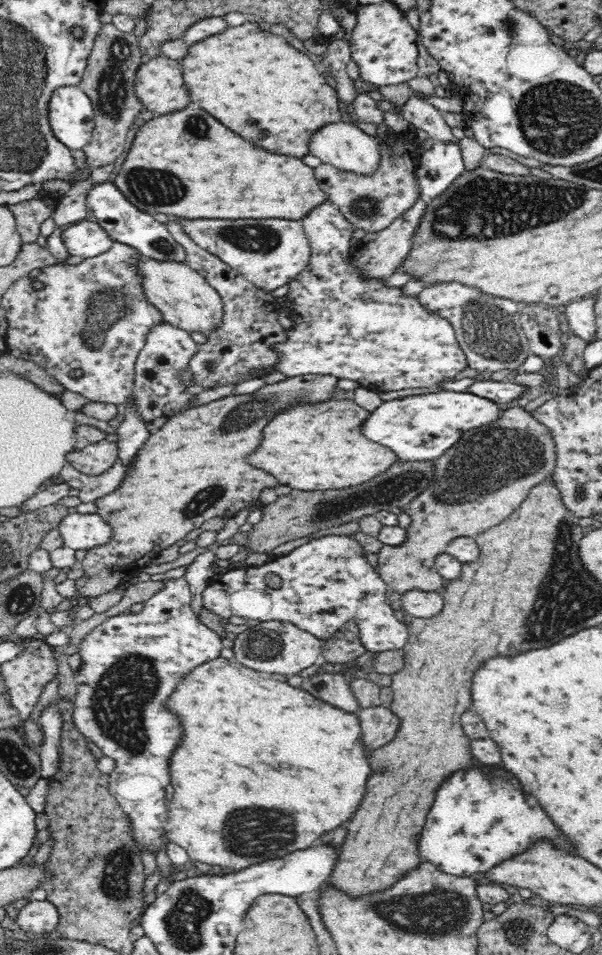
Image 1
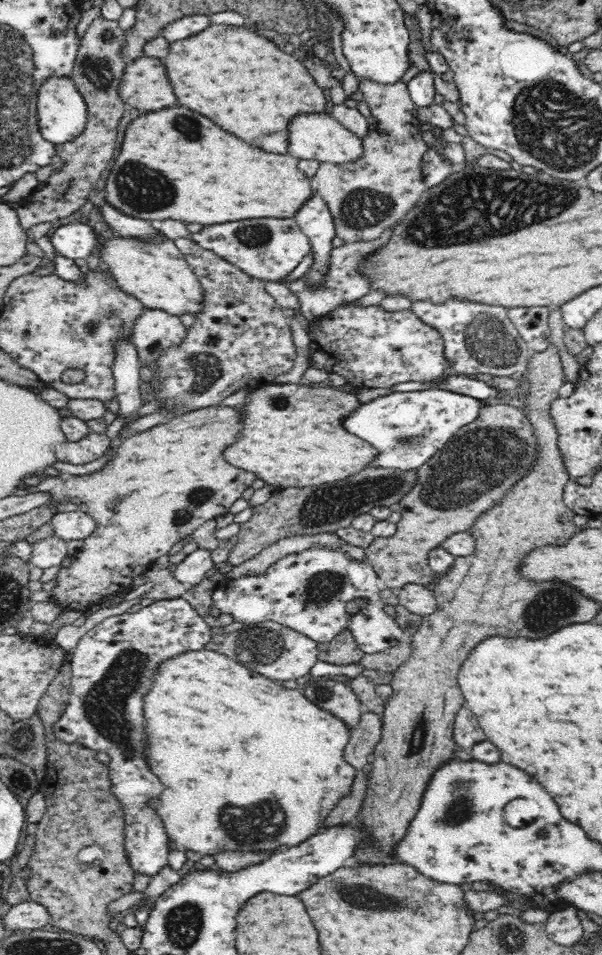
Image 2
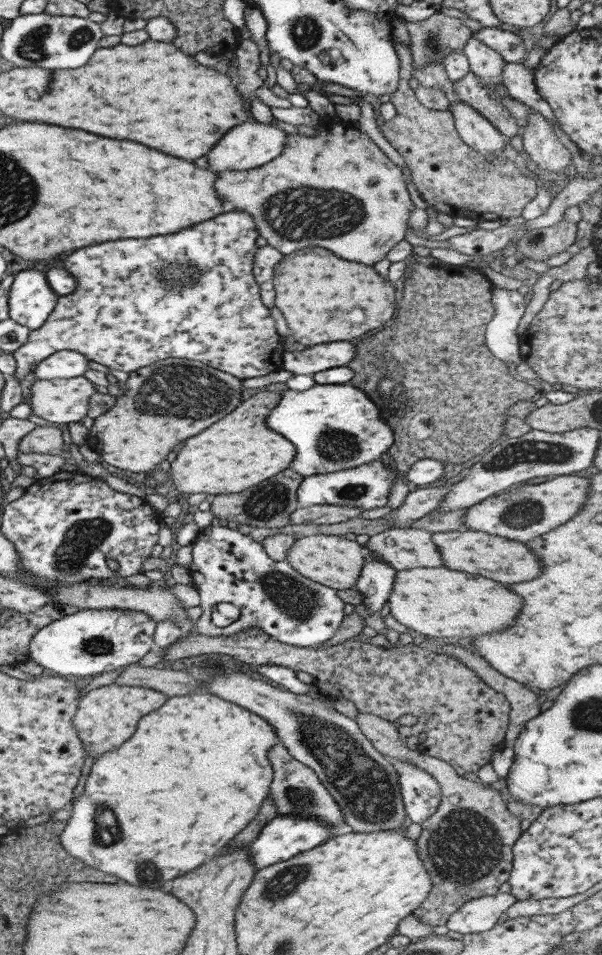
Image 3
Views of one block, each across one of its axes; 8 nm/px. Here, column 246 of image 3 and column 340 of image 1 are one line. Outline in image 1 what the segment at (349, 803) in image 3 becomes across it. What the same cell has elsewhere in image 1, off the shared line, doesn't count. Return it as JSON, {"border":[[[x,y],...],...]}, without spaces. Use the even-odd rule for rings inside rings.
{"border":[[[317,673],[304,679],[300,688],[312,694],[314,698],[320,698],[350,714],[357,714],[360,711],[349,682],[338,673]]]}

